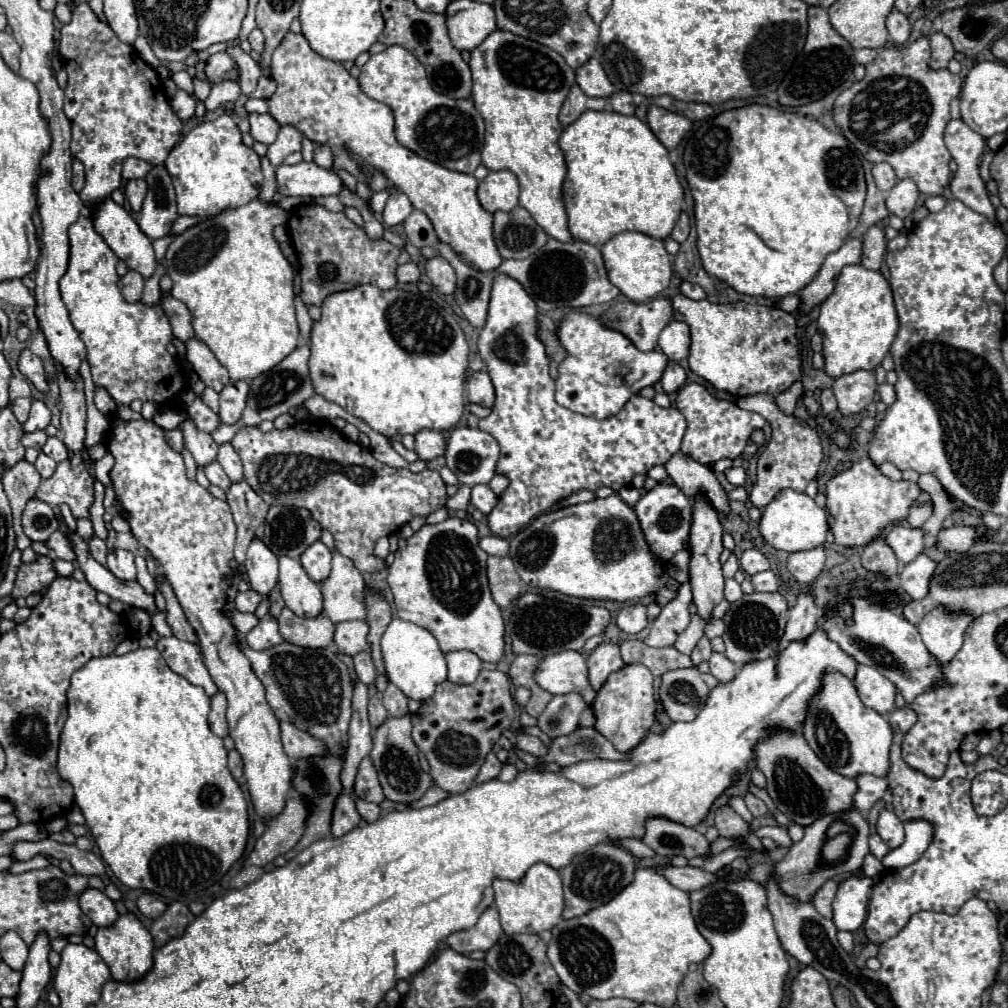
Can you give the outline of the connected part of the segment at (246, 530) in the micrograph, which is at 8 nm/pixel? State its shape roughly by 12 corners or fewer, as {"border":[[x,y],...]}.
{"border":[[246,480],[226,492],[238,538],[234,558],[246,550],[264,522],[268,504]]}

